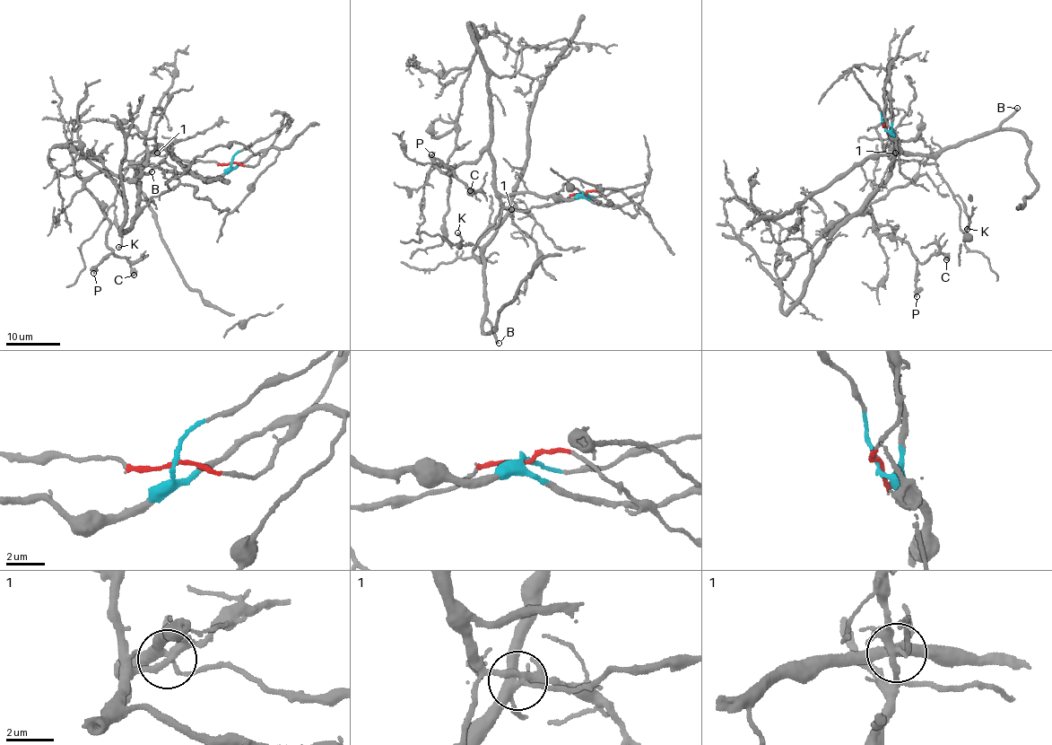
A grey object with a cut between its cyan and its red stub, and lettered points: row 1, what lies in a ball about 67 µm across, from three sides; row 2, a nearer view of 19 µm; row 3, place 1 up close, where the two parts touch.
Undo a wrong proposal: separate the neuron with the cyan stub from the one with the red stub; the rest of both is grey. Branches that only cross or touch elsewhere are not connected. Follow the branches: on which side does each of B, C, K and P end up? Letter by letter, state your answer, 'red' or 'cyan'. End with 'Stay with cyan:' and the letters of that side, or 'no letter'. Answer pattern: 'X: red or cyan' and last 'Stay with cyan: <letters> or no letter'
B: red
C: cyan
K: red
P: cyan
Stay with cyan: C, P

